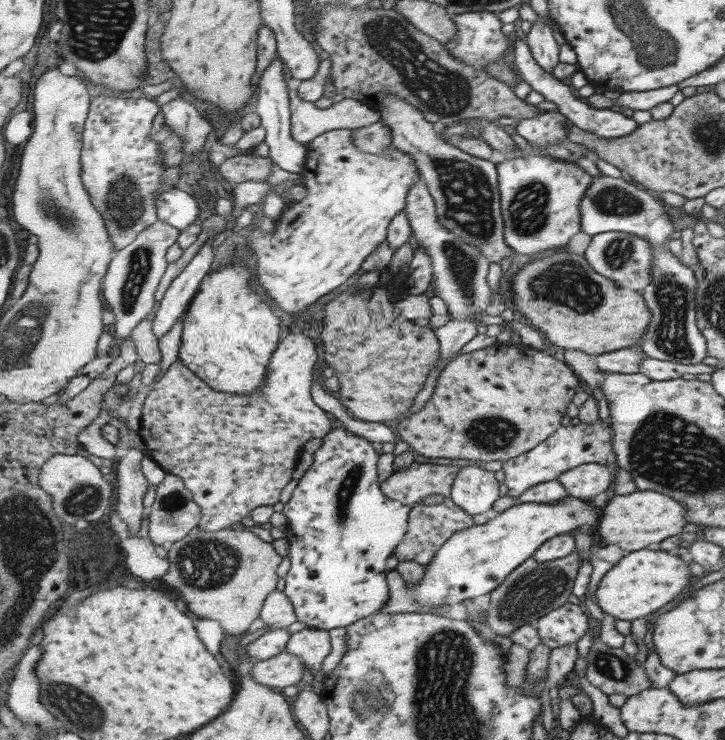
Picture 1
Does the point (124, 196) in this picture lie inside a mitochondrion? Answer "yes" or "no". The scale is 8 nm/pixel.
yes

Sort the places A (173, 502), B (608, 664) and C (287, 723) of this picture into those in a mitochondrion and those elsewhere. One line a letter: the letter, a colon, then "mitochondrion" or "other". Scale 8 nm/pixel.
A: mitochondrion
B: mitochondrion
C: other

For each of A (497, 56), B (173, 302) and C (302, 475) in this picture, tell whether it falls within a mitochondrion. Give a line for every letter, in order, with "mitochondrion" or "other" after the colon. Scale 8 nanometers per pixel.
A: other
B: other
C: other

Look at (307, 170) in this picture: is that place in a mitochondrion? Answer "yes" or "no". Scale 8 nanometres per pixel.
no

